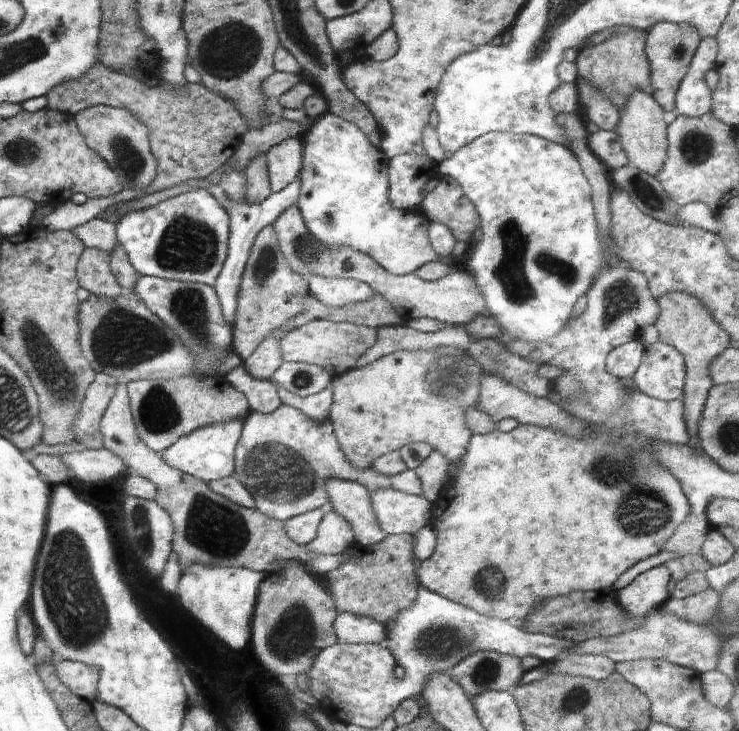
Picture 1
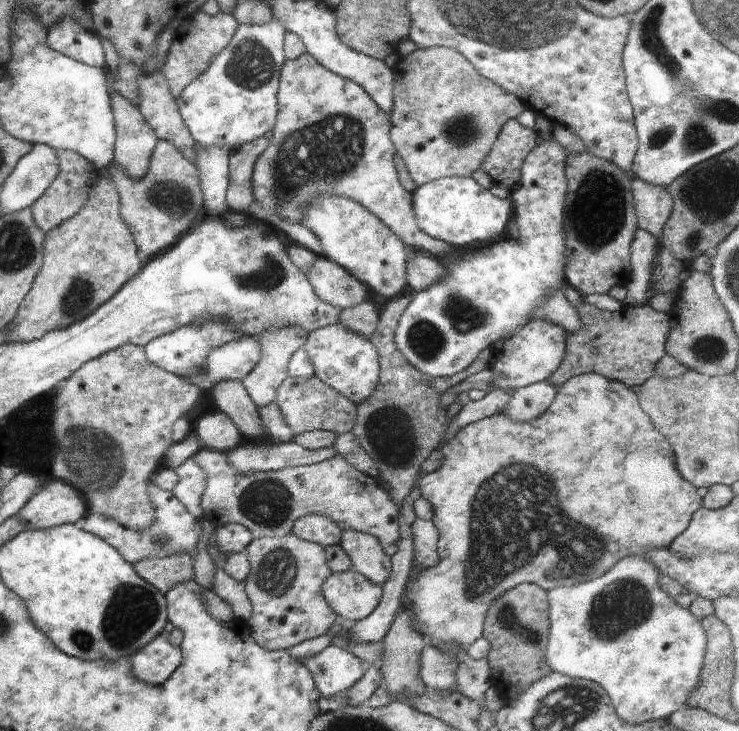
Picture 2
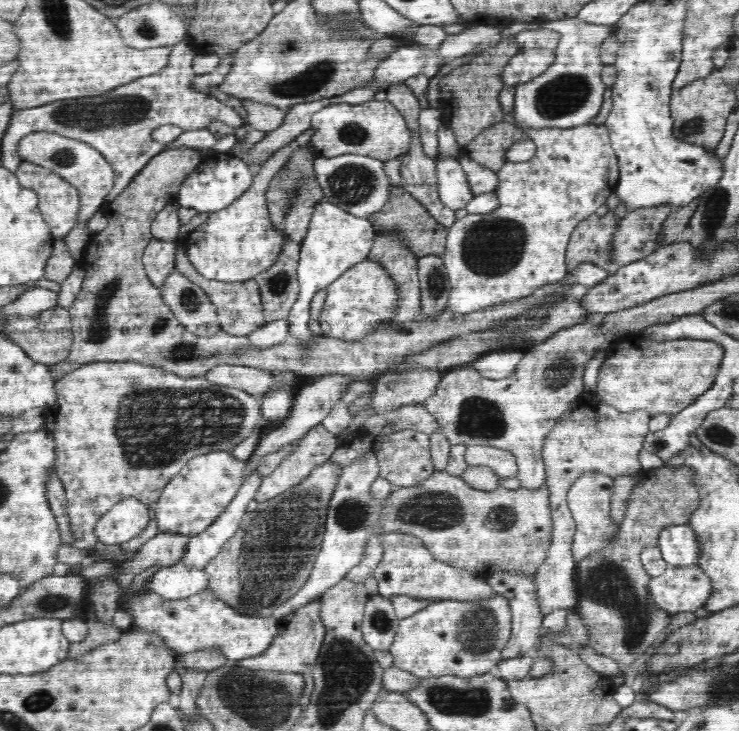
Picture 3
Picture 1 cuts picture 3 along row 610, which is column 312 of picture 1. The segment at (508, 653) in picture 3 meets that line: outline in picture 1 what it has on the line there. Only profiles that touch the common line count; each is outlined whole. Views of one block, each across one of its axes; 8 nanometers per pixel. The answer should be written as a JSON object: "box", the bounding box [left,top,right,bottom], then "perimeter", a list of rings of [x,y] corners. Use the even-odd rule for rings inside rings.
{"box":[284,505,332,545],"perimeter":[[[324,505],[319,509],[296,515],[294,518],[285,520],[284,530],[288,536],[299,545],[307,545],[317,535],[318,525],[324,515],[332,510],[332,505]]]}

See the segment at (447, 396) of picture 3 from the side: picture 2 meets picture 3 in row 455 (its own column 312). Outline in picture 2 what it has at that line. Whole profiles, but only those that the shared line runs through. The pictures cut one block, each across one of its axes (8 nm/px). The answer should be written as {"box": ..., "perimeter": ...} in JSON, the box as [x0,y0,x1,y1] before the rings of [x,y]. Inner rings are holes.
{"box":[292,514,342,549],"perimeter":[[[307,514],[294,522],[292,530],[294,536],[305,541],[310,541],[325,549],[328,546],[340,545],[342,529],[332,518],[320,514]]]}

